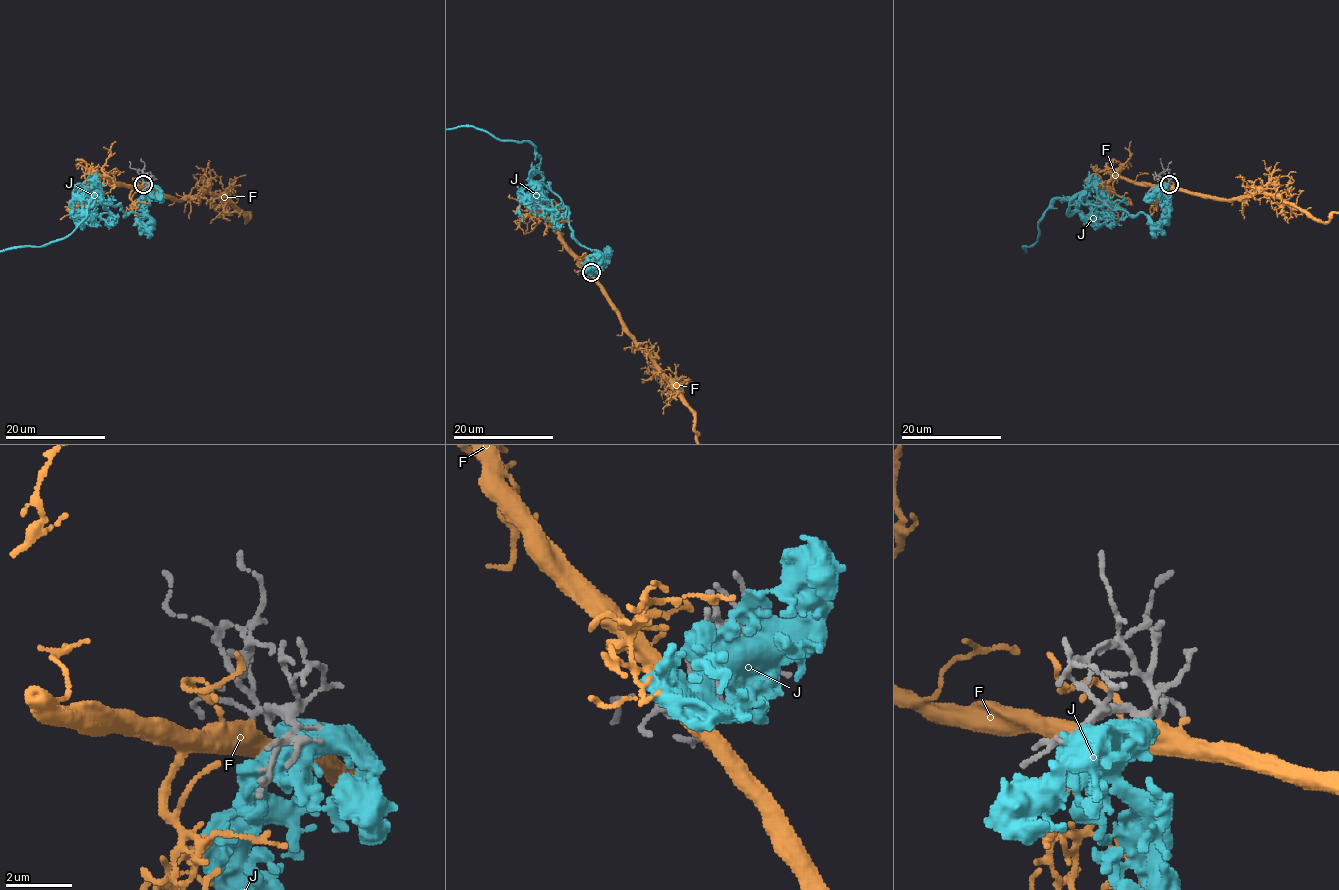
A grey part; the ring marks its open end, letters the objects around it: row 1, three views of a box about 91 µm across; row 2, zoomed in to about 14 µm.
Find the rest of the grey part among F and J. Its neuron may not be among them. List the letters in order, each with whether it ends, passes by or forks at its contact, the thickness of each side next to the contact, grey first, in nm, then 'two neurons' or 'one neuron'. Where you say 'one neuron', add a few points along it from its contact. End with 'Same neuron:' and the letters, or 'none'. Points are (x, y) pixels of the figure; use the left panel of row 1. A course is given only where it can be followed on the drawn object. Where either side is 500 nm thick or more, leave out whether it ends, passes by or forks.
F: it passes by; 180 nm thick on the grey side, 480 nm on the other; one neuron
J: 180 nm thick on the grey side, 750 nm on the other; two neurons
Same neuron: F

